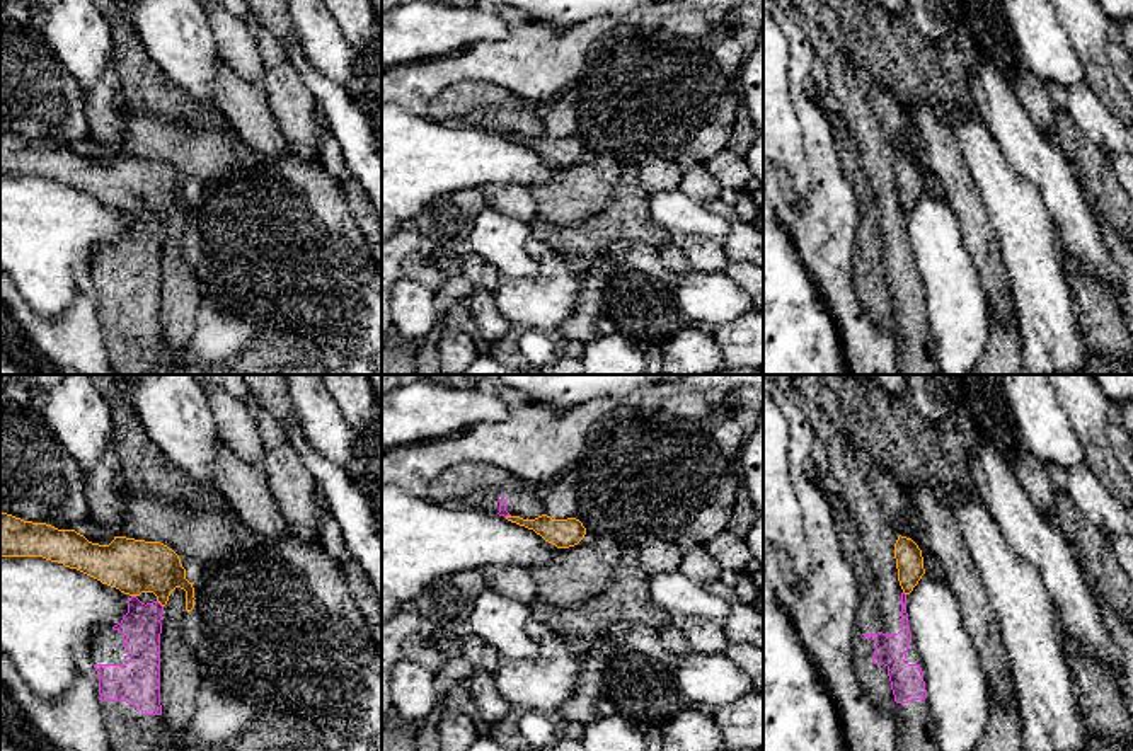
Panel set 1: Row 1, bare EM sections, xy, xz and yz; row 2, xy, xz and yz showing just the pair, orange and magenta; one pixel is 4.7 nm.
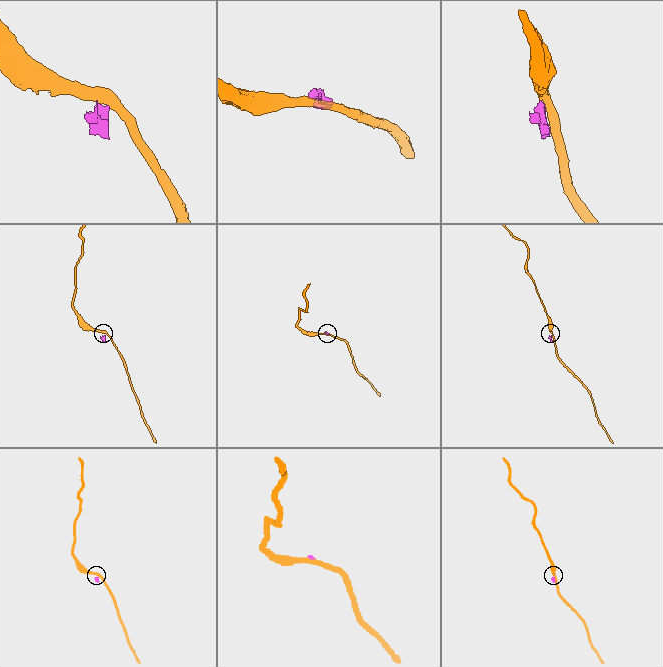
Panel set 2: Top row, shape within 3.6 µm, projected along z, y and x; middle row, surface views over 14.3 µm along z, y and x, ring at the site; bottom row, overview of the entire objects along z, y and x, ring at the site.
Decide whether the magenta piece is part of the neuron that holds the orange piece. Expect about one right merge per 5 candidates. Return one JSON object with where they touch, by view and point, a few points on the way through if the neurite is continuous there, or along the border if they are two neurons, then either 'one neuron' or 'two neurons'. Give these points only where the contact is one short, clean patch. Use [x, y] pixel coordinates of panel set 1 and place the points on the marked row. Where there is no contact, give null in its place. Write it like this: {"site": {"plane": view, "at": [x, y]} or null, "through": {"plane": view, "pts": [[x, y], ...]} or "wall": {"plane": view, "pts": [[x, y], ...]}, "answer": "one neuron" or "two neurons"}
{"site": {"plane": "xy", "at": [159, 601]}, "answer": "two neurons"}

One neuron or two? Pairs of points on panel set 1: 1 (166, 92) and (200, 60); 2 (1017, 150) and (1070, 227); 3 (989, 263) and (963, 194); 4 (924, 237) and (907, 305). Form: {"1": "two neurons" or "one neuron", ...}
{"1": "two neurons", "2": "one neuron", "3": "one neuron", "4": "two neurons"}

